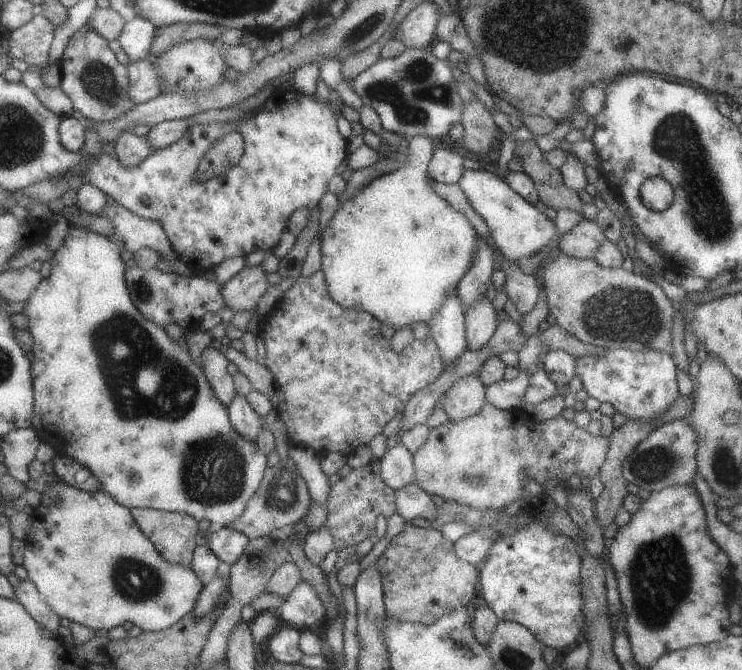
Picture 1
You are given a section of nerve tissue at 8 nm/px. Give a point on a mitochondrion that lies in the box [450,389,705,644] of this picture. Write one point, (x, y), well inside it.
(660, 576)

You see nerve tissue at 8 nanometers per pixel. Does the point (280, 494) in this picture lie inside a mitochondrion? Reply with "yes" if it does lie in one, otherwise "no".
yes

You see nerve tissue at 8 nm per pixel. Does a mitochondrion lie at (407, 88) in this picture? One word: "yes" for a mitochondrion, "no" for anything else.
yes

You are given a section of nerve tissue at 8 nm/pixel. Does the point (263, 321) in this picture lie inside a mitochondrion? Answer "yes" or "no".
no

